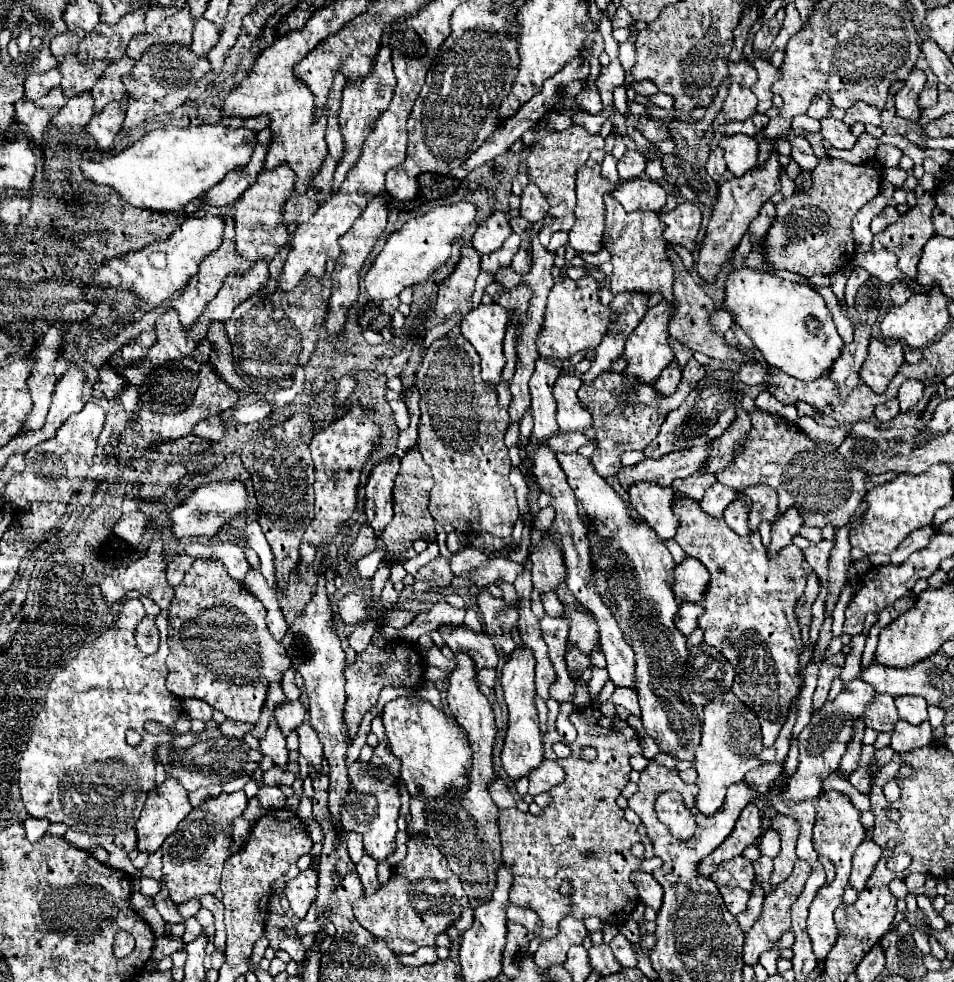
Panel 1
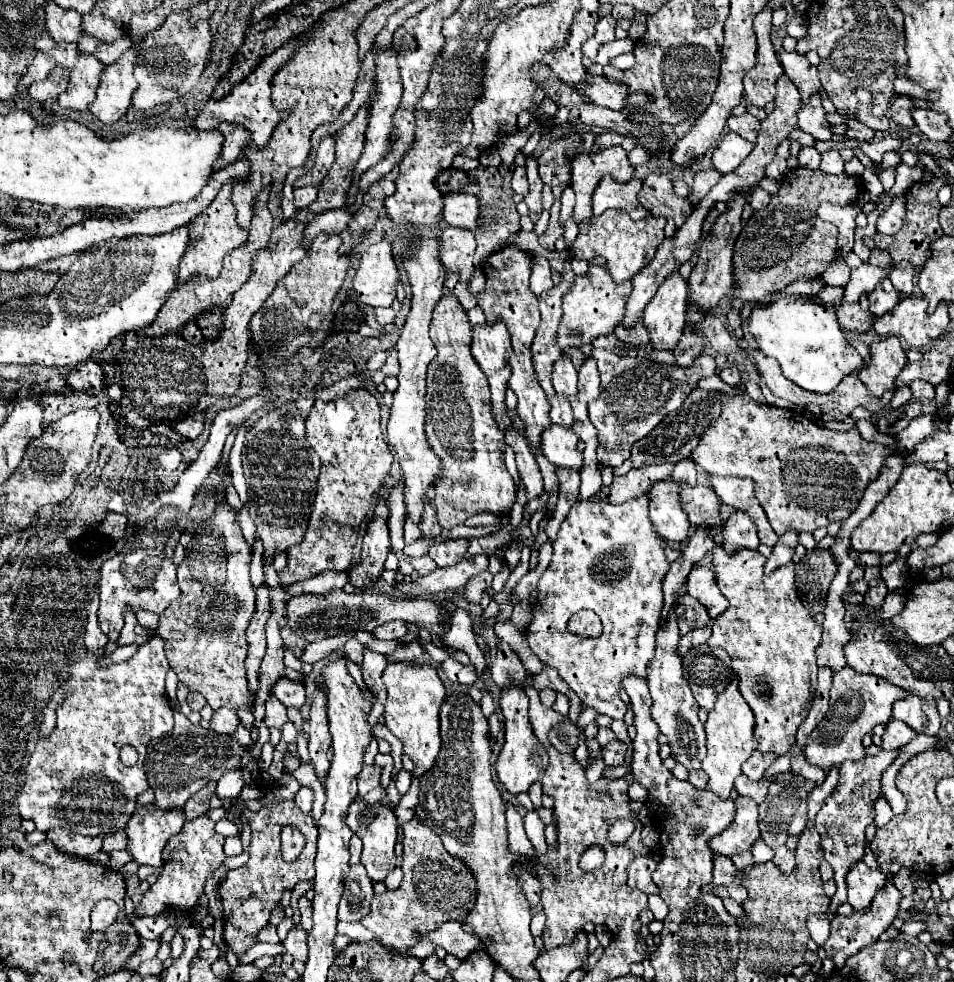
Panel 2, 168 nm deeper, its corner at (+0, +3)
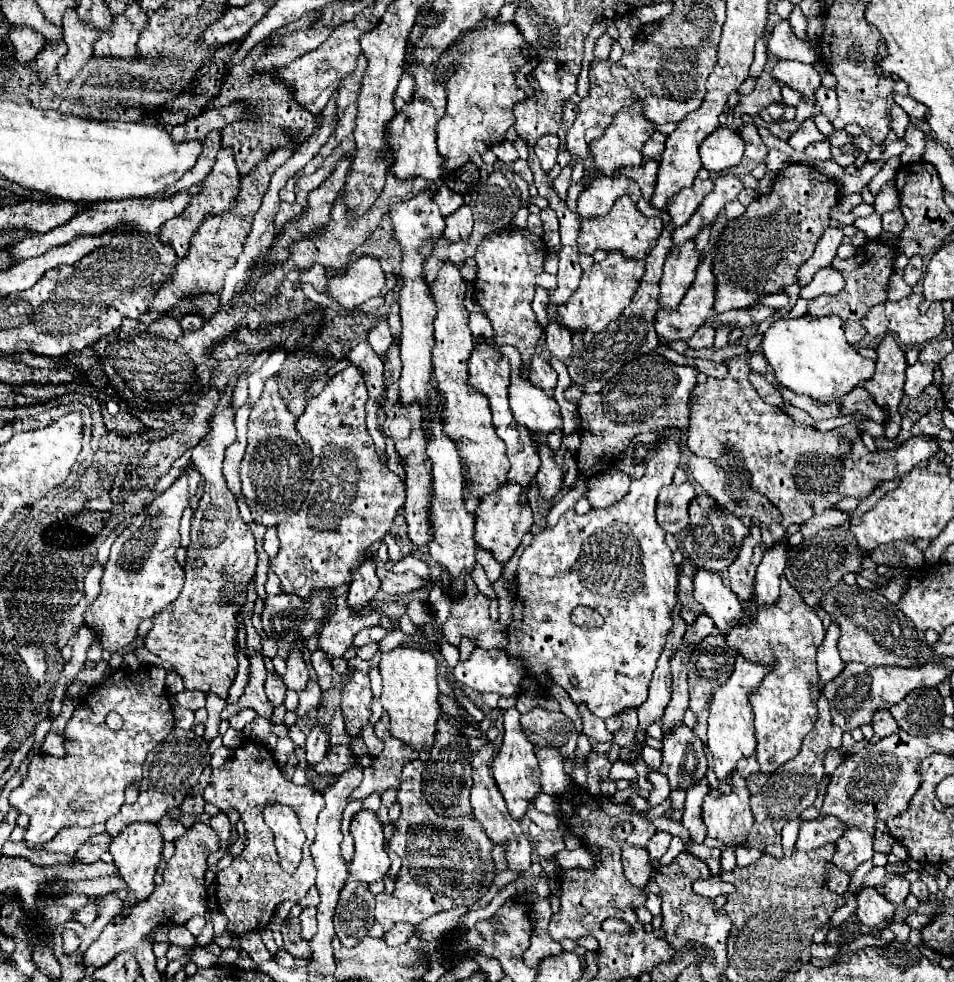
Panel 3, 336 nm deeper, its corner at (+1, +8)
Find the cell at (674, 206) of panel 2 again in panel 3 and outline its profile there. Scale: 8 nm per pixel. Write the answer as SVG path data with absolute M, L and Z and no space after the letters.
M647 160L645 164L641 164L637 168L621 168L619 172L629 176L629 178L633 178L639 184L641 194L645 196L645 200L649 200L653 196L653 190L655 190L657 168L659 168L659 164L655 160Z

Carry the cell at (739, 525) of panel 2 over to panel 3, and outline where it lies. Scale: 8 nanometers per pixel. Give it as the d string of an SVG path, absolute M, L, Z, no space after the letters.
M751 526L751 536L743 542L739 558L731 564L729 568L729 588L741 598L741 600L751 600L753 598L753 582L755 582L755 570L761 562L761 534L759 528Z

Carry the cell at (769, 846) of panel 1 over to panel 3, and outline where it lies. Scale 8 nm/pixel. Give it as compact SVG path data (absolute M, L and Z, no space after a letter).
M739 846L739 848L735 848L735 856L737 856L737 866L749 866L761 858L761 852L751 850L747 846Z

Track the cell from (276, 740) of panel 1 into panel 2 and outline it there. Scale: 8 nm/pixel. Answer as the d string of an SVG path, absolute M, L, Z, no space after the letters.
M270 697L266 701L266 719L264 719L266 727L268 729L282 729L284 723L288 723L288 717L286 717L286 709L284 705L280 705L280 701L276 701L276 697Z

